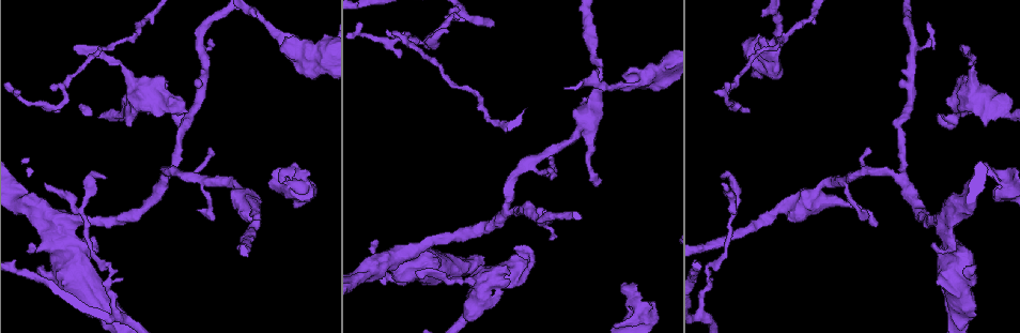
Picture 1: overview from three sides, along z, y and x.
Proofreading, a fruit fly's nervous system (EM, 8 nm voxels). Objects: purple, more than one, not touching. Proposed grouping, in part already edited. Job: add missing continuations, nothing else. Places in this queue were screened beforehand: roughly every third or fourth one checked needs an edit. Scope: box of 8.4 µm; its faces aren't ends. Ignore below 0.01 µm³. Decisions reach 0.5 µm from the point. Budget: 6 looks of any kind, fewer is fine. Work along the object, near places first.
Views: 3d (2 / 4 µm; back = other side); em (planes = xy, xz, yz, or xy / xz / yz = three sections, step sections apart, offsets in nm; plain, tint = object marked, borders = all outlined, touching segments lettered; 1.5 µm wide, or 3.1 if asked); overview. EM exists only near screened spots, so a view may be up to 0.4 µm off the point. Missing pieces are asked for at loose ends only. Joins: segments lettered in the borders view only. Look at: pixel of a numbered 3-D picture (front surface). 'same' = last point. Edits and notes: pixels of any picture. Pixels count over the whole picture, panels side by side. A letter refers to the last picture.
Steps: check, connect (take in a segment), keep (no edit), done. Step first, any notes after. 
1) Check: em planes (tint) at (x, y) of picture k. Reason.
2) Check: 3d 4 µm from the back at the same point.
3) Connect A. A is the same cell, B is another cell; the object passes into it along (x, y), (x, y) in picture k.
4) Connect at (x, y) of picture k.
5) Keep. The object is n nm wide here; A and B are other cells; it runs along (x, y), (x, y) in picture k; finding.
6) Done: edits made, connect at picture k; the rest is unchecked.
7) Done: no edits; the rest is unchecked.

Check: 3d 2 µm from the back at (972, 267) of picture 1. Thick end.

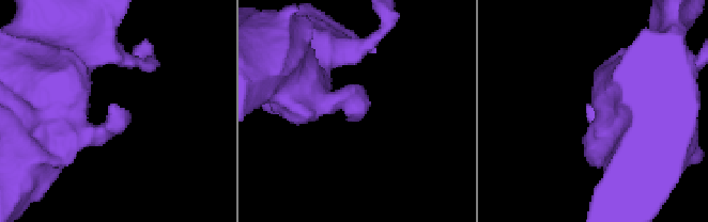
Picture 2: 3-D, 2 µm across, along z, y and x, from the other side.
Check: em planes (borders) at (111, 105) of picture 2. Need the tissue.

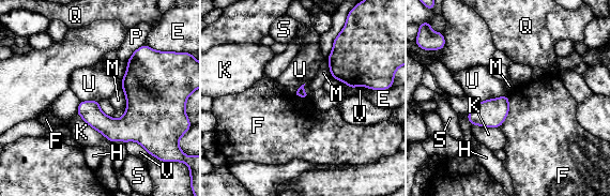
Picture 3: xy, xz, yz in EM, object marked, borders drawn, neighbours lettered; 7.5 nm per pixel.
Keep. E, F, H, K, M, P, Q, S, U and V are other cells; a border runs along (508, 95), (508, 114), (500, 127) in picture 3; no lettered segment goes on from it.

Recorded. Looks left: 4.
Check: em planes (borders) at (994, 195) of picture 1. Free end.

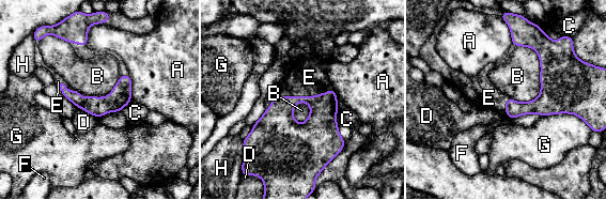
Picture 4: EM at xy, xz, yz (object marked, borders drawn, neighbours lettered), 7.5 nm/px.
Connect E. E is the same cell, A, B, C, D, F, G and H are other cells; the object passes into it along (321, 124), (304, 96), (309, 77) in picture 4; the neuron continues.

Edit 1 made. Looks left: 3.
Done: edits made, connect at picture 4; the rest is unchecked.

